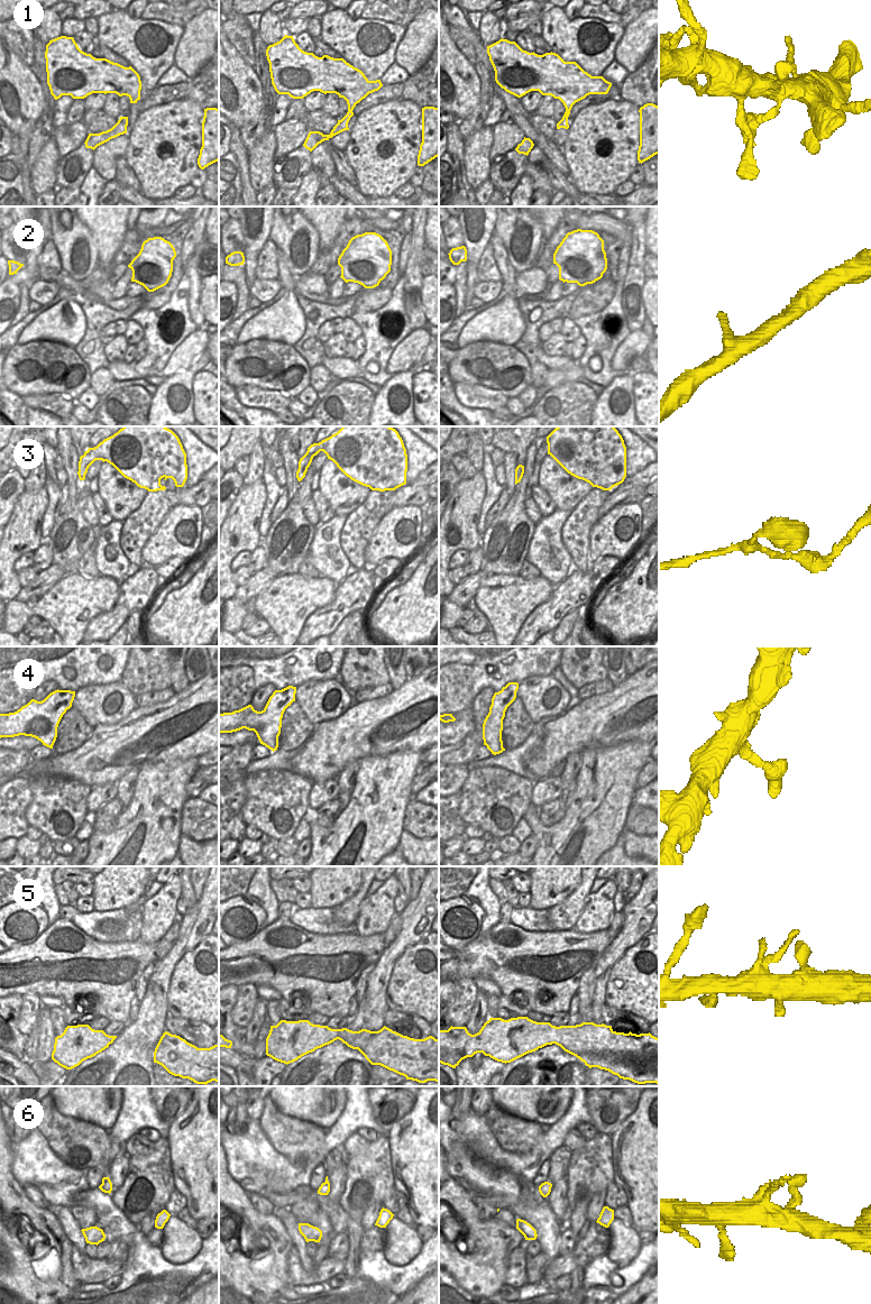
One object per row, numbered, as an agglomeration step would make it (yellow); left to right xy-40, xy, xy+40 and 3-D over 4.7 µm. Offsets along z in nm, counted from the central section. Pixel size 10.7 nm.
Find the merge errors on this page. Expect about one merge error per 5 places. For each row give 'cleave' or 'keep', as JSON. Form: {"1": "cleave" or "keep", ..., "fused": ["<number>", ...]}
{"1": "keep", "2": "keep", "3": "keep", "4": "keep", "5": "keep", "6": "keep", "fused": []}

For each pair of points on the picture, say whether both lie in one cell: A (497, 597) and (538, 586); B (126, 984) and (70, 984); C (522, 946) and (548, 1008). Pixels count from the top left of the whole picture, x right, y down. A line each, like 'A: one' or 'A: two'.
A: one
B: one
C: one

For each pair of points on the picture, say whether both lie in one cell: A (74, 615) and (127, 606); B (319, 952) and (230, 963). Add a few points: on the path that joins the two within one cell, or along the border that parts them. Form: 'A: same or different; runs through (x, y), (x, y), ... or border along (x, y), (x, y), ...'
A: different; border along (119, 585), (116, 603), (88, 624)
B: same; runs through (296, 955), (259, 955), (253, 962)

